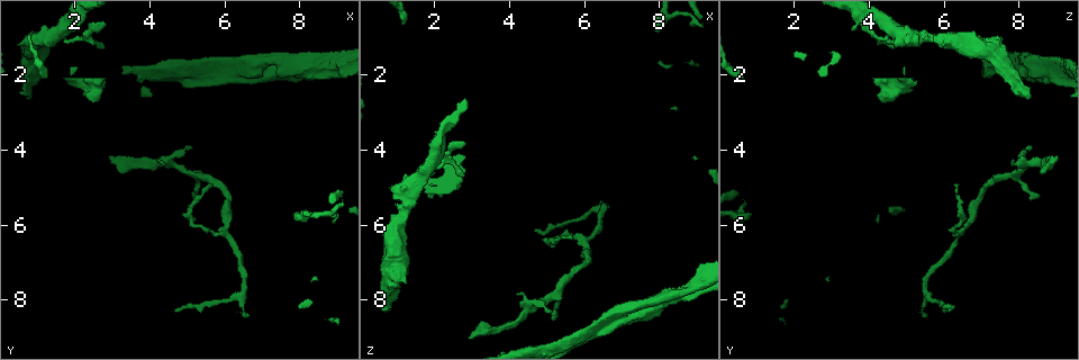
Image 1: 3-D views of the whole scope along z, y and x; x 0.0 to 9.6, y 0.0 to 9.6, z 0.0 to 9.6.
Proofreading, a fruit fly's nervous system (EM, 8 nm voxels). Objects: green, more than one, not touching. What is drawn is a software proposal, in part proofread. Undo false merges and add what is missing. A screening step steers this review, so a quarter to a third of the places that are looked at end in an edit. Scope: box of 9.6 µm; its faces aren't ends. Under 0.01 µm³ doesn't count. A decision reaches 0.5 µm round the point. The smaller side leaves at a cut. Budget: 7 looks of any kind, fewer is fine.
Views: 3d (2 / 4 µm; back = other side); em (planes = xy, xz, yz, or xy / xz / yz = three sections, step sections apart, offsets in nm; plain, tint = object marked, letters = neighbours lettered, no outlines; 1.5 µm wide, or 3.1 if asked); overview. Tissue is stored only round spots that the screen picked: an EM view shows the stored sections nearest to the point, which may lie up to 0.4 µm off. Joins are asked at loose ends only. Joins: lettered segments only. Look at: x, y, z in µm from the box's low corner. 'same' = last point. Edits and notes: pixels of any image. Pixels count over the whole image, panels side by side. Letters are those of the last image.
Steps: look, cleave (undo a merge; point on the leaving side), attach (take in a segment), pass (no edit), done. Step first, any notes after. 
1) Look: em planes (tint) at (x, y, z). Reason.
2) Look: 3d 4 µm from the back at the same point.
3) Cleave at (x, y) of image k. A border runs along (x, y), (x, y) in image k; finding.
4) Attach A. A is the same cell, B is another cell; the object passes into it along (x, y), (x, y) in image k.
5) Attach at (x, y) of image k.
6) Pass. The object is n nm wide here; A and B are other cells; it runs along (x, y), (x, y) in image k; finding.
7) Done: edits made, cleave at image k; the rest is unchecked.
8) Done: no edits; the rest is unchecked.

Look: em planes (tint) at (5.15, 5.95, 6.40). Sharp bend.

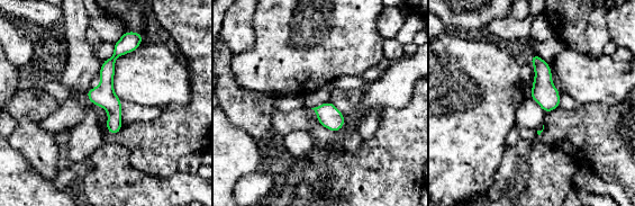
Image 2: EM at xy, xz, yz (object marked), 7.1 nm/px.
Look: em planes (letters) at the same point.

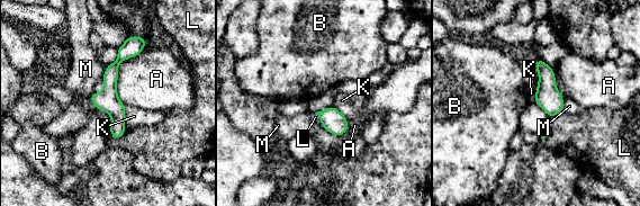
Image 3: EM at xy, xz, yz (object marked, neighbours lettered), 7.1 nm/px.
Pass. The object is 50 nm wide here; A, B, K, L and M are other cells; it runs along (115, 64), (110, 104), (119, 135) in image 3; continuous, no second neuron.

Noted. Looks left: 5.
Look: em planes (plain) at (6.30, 1.95, 8.85). Three-way junction.

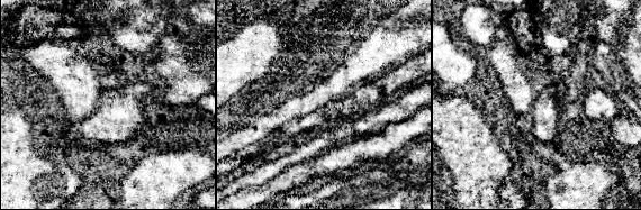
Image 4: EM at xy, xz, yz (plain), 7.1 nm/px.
Look: em planes (tint) at the same point.

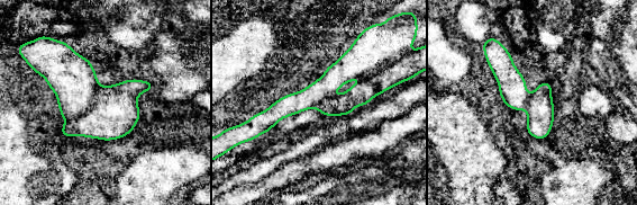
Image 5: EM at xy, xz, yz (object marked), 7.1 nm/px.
Look: em planes (letters) at the same point. See the neighbours.

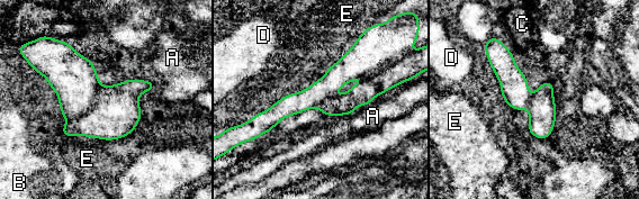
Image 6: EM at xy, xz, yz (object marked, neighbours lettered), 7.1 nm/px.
Cleave at (116, 112) of image 6. The object is 200 nm wide here; A, B, C, D and E are other cells; the part that leaves runs along (386, 83), (344, 105), (320, 107) in image 6; two neurons meet here.

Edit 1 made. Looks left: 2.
Done: edits made, cleave at image 6; the rest is unchecked.

